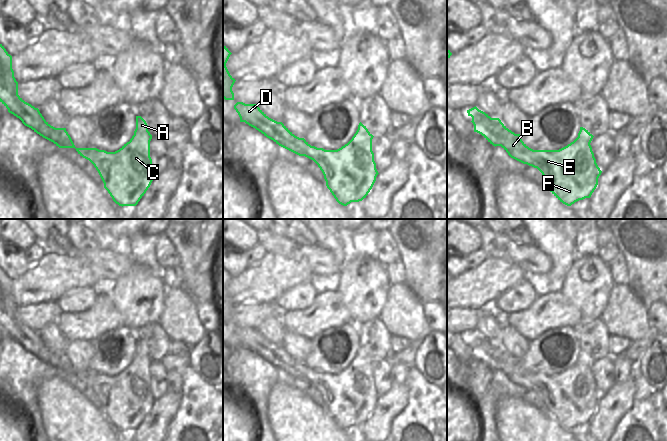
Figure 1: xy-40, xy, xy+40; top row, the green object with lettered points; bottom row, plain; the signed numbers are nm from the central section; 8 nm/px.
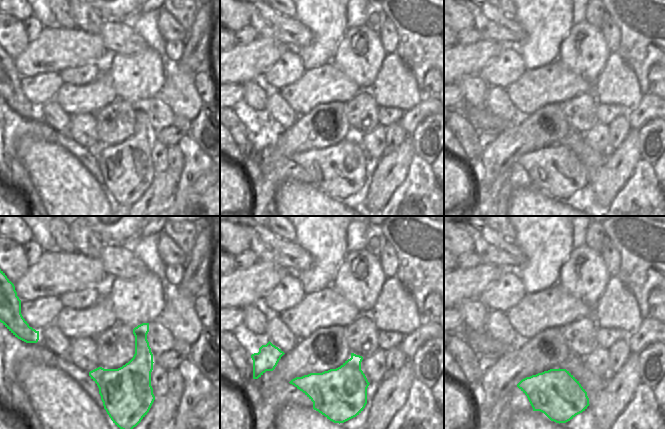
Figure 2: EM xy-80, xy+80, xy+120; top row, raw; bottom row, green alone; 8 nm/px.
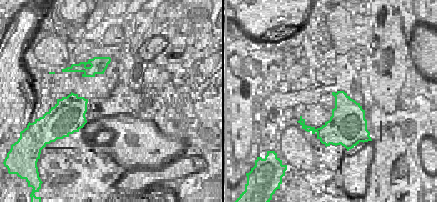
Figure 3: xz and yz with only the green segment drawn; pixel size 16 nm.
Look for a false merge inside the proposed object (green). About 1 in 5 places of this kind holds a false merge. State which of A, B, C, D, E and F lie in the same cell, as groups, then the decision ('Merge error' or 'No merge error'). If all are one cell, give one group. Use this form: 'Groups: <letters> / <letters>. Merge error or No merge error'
Groups: A B C D E F. No merge error

